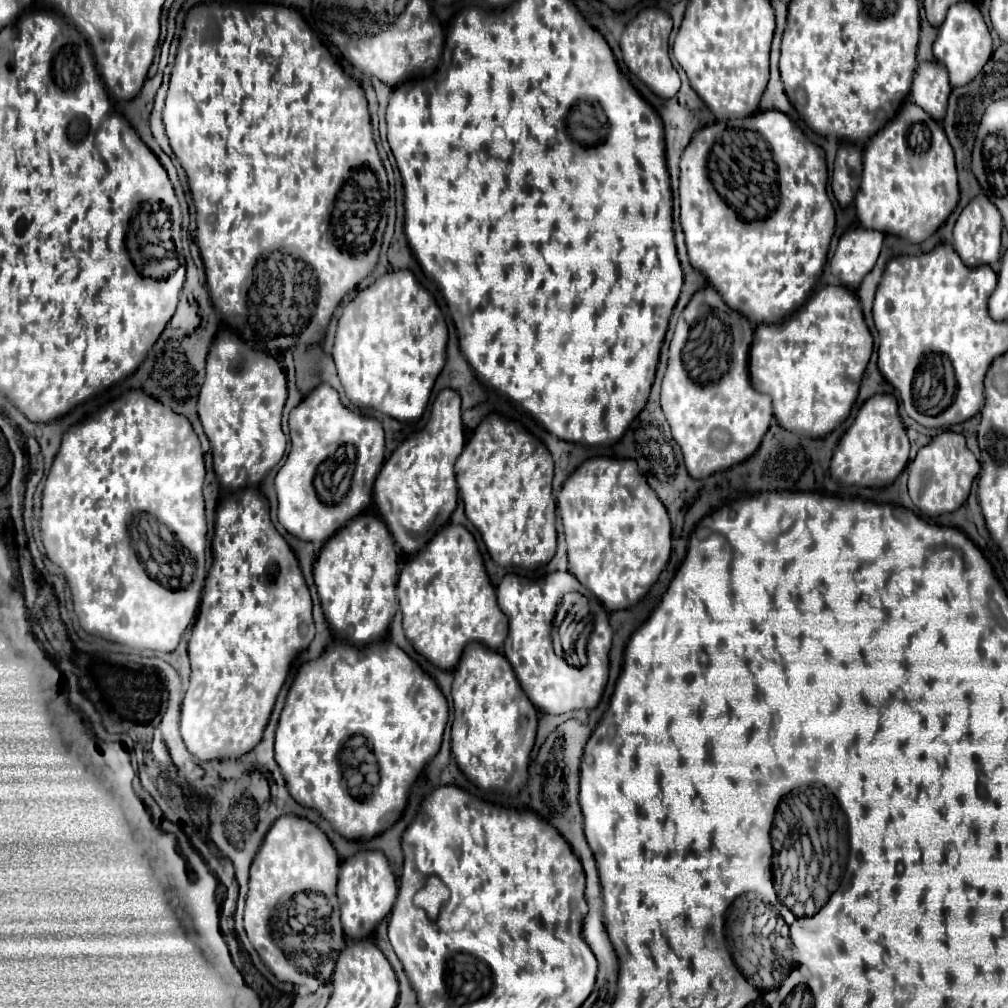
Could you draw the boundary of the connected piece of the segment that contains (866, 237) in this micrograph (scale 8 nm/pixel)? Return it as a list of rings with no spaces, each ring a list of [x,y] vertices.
[[[852,226],[848,228],[834,252],[834,258],[830,262],[830,270],[838,280],[850,288],[856,290],[862,278],[872,270],[876,264],[876,258],[882,248],[884,234],[878,230],[870,230],[864,226]]]

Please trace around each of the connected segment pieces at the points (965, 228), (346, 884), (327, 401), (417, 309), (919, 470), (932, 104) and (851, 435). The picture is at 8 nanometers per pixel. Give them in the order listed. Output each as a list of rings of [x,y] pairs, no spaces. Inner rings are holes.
[[[976,196],[968,202],[954,226],[954,248],[966,266],[980,266],[990,264],[994,266],[1000,258],[1000,232],[1002,232],[1002,216],[998,208],[986,198]]]
[[[360,850],[346,858],[338,874],[338,900],[342,912],[342,928],[348,938],[368,938],[376,924],[392,910],[396,900],[396,880],[390,870],[390,862],[380,850]]]
[[[318,384],[290,412],[288,426],[290,426],[290,444],[292,444],[290,454],[286,458],[286,464],[276,474],[276,492],[278,492],[278,504],[280,504],[278,522],[292,536],[300,540],[326,542],[336,530],[340,530],[350,518],[360,514],[370,504],[374,478],[384,462],[384,430],[376,418],[360,416],[348,410],[340,402],[338,392],[330,384]],[[314,480],[326,480],[330,482],[328,486],[346,484],[344,494],[340,496],[338,502],[322,502],[322,496],[312,484]]]
[[[392,270],[358,292],[342,308],[332,358],[336,362],[338,378],[352,404],[380,410],[396,420],[418,420],[426,410],[434,380],[444,366],[446,342],[446,322],[434,298],[416,282],[410,270]]]
[[[942,432],[930,444],[918,450],[918,456],[908,466],[908,494],[914,506],[926,516],[940,516],[954,512],[968,498],[974,476],[980,472],[976,456],[968,450],[966,438],[956,432]]]
[[[938,60],[922,62],[912,84],[912,100],[922,106],[936,122],[942,122],[946,114],[946,102],[950,96],[950,82],[946,74],[946,66]]]
[[[874,394],[862,404],[854,424],[840,438],[832,456],[830,474],[842,484],[886,486],[892,484],[896,476],[904,470],[908,462],[908,452],[910,442],[898,414],[896,398],[892,394]]]

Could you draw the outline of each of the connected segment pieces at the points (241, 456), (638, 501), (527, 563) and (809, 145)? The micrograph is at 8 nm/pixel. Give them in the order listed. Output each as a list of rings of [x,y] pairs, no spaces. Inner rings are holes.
[[[222,330],[216,334],[206,358],[206,380],[198,394],[198,416],[212,446],[214,472],[224,486],[244,486],[248,476],[266,476],[282,460],[286,450],[286,436],[282,434],[280,420],[286,396],[286,374],[274,356],[270,356],[268,352],[254,350],[230,330]]]
[[[590,458],[582,462],[562,486],[558,510],[568,544],[568,570],[596,594],[606,610],[622,610],[636,604],[666,568],[670,558],[670,518],[638,466],[634,466],[634,460]]]
[[[492,412],[478,424],[466,442],[454,470],[466,516],[482,534],[482,540],[496,564],[536,568],[550,562],[556,552],[556,502],[552,498],[554,462],[544,442],[532,436],[524,426],[510,426],[504,416]]]
[[[760,110],[736,120],[736,126],[740,128],[732,128],[728,122],[718,120],[698,130],[686,146],[680,160],[682,230],[690,264],[706,276],[708,284],[722,294],[732,310],[746,314],[752,324],[778,322],[806,302],[816,278],[822,274],[830,238],[834,234],[836,214],[826,192],[826,154],[780,110]],[[734,148],[744,152],[744,156],[724,156],[730,152],[734,154]],[[734,160],[752,164],[750,168],[756,184],[766,196],[768,214],[776,208],[768,218],[752,222],[738,218],[714,190],[712,180],[708,178],[708,164],[736,164]]]

